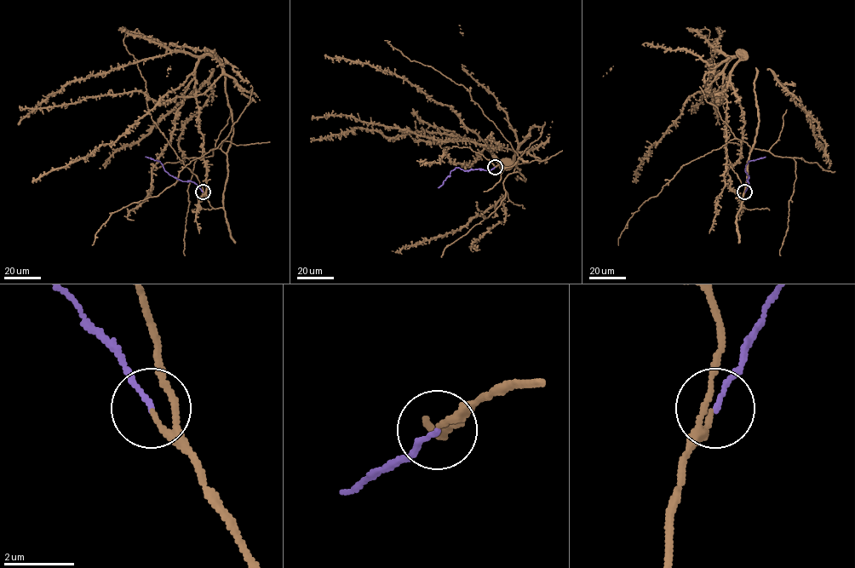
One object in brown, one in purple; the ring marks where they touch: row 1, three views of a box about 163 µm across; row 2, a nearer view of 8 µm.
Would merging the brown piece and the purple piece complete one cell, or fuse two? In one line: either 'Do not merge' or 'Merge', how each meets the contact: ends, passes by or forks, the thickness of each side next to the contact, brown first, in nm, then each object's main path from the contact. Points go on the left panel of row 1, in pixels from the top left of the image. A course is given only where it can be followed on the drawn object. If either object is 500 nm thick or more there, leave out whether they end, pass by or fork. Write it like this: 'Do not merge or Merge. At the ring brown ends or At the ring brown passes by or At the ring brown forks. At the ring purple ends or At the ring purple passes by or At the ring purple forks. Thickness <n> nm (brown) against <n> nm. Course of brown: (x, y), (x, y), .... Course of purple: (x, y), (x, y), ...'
Merge. At the ring brown passes by. At the ring purple ends. Thickness 110 nm (brown) against 130 nm. Course of brown: (202, 192), (146, 105), (148, 99), (195, 95), (198, 58), (188, 52), (149, 57), (66, 83), (19, 124). Course of purple: (202, 192), (196, 184), (174, 177), (157, 161), (145, 157)

